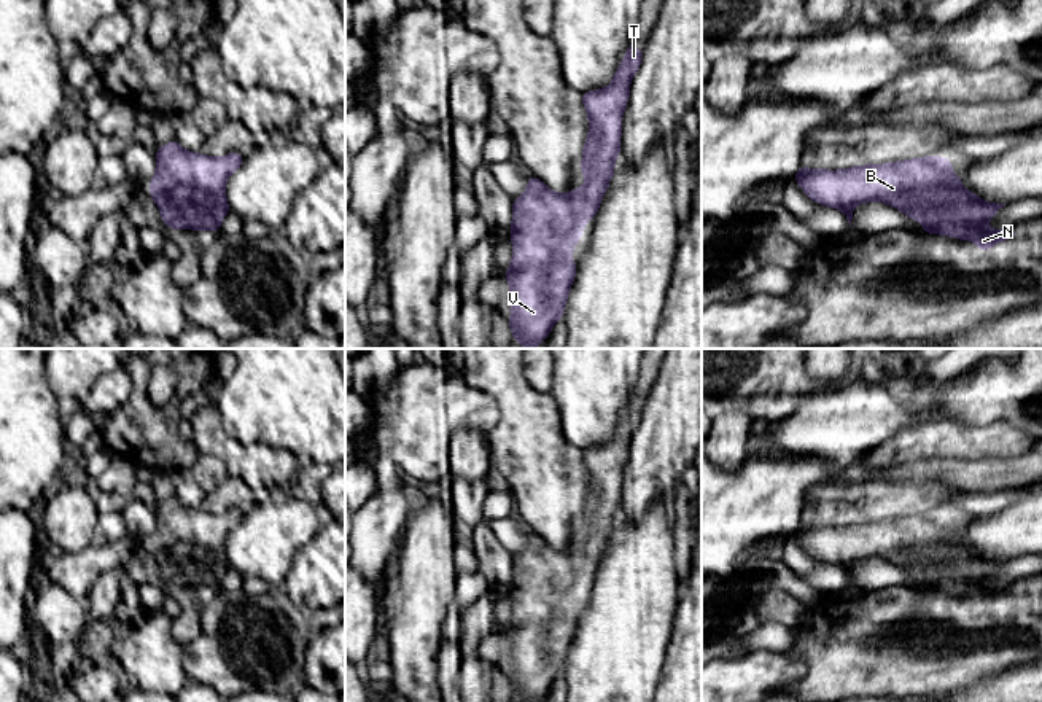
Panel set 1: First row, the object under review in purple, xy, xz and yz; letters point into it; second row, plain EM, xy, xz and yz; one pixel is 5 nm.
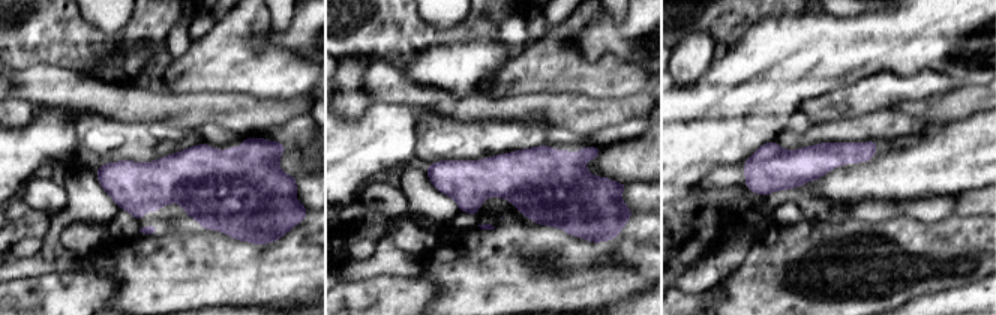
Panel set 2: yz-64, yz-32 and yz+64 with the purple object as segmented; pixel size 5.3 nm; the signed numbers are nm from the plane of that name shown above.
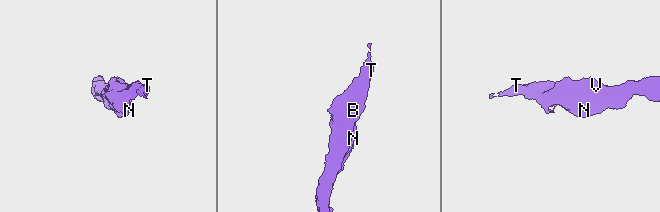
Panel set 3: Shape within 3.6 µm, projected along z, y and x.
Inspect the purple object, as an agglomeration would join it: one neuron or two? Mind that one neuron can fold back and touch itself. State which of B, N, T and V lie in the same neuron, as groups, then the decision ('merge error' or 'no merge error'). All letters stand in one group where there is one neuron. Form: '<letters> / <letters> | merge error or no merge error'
B N T V | no merge error

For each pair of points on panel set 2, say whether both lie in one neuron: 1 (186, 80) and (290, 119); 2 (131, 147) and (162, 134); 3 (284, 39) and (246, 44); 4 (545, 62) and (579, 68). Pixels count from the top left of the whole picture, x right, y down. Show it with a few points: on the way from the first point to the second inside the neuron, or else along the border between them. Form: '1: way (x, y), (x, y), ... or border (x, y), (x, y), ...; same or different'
1: border (183, 92), (240, 92), (249, 93), (254, 98); different
2: way (138, 141), (155, 138); same
3: border (272, 24), (272, 41), (303, 59); different
4: way (554, 65), (570, 68); same

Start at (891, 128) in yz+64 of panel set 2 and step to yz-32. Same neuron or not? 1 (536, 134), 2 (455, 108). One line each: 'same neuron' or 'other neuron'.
1: same neuron
2: other neuron

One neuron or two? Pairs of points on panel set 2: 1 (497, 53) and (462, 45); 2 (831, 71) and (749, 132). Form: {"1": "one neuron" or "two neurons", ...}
{"1": "one neuron", "2": "one neuron"}

